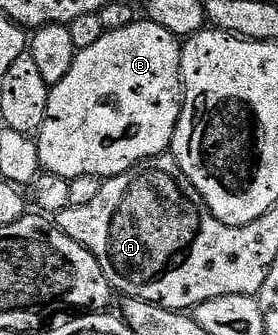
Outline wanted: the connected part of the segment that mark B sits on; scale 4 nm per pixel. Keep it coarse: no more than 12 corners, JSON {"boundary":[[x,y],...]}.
{"boundary":[[141,19],[77,50],[39,163],[70,182],[174,144],[182,45]]}

